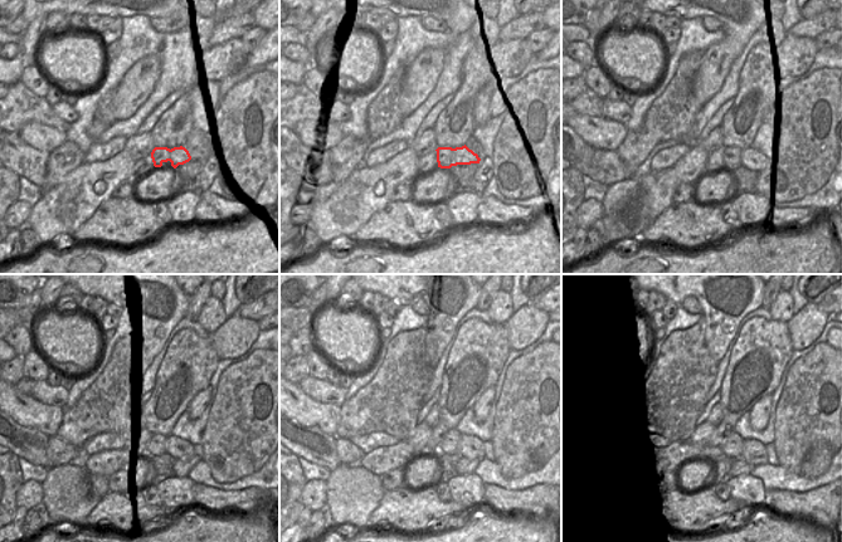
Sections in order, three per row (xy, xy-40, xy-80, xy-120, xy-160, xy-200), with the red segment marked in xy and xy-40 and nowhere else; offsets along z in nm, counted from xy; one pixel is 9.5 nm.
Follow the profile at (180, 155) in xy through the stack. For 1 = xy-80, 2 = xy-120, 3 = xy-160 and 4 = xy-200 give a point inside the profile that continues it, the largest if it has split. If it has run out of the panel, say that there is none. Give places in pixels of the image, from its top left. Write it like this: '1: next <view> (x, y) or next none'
1: next xy-80 (749, 157)
2: next xy-120 (176, 448)
3: next xy-160 (471, 448)
4: next xy-200 (753, 452)

